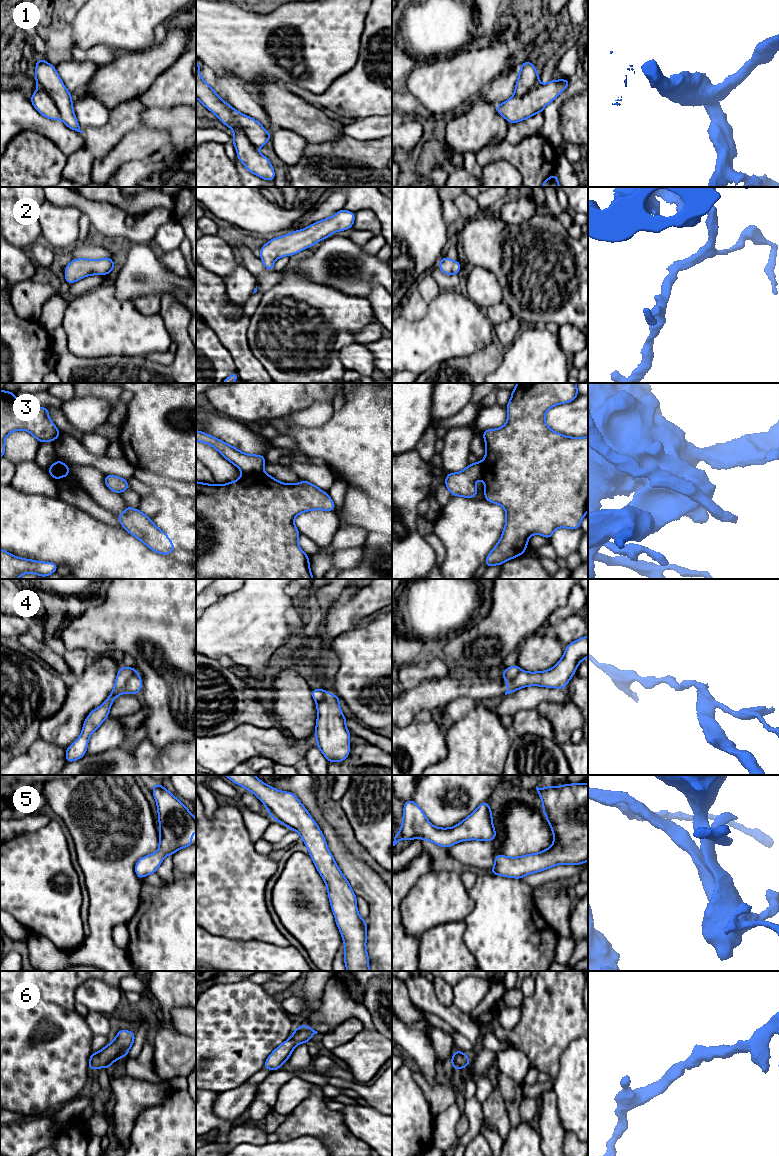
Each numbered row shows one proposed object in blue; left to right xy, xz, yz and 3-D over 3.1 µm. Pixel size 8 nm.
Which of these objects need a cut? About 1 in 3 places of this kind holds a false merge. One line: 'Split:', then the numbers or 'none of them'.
Split: 3, 4

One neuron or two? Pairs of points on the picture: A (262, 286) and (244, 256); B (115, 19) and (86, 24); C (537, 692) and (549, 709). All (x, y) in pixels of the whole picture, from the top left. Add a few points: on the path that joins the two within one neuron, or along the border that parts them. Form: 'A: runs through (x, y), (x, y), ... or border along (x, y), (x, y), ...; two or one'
A: runs through (262, 279), (261, 273), (251, 263); one
B: runs through (108, 19), (93, 24); one
C: border along (567, 701), (543, 701), (536, 708); two

